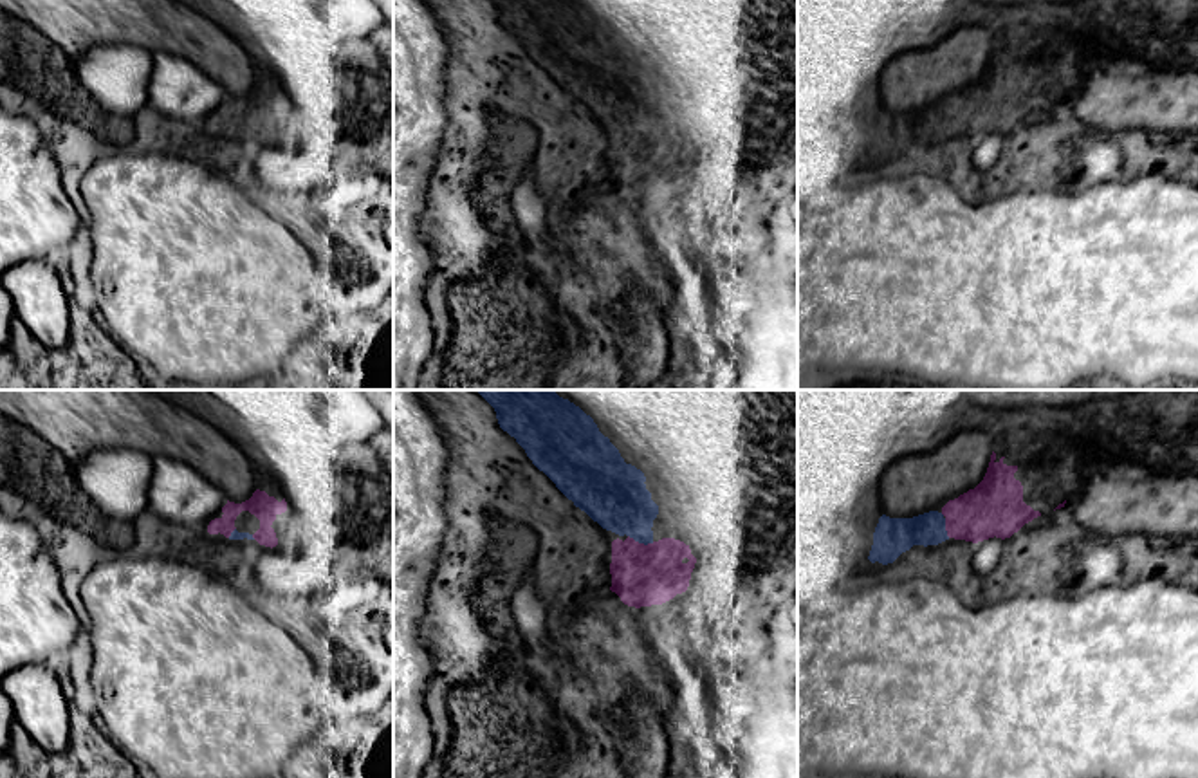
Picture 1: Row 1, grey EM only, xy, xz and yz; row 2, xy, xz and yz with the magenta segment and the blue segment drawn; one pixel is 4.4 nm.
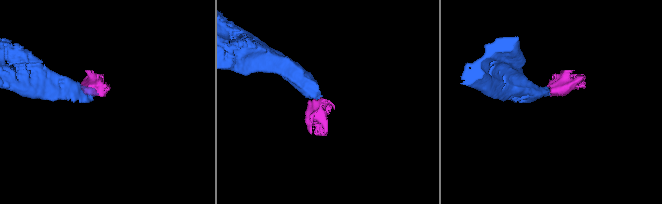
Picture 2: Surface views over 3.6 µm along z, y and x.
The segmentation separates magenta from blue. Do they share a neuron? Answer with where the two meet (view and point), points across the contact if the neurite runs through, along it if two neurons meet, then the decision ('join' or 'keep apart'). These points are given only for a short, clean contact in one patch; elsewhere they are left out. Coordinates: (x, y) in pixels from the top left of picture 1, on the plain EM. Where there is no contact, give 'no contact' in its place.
xz (641, 139) | across xz (643, 170), (641, 139), (634, 111), (614, 91) | join

